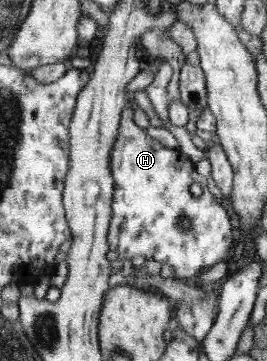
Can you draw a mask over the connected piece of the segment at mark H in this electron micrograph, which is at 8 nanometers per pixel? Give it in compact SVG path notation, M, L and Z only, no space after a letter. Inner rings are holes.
M131 102L124 109L120 135L116 140L116 148L112 150L112 175L116 180L116 194L115 203L112 203L111 230L107 236L109 244L111 250L118 253L120 258L131 260L141 256L161 265L167 264L172 268L174 277L184 279L184 282L192 282L214 264L226 260L226 256L230 254L236 244L236 238L232 236L232 218L224 208L224 202L218 204L212 192L208 192L206 178L196 172L196 164L186 154L166 148L136 124L135 109L136 106ZM196 183L204 191L200 196L192 194L192 184Z

